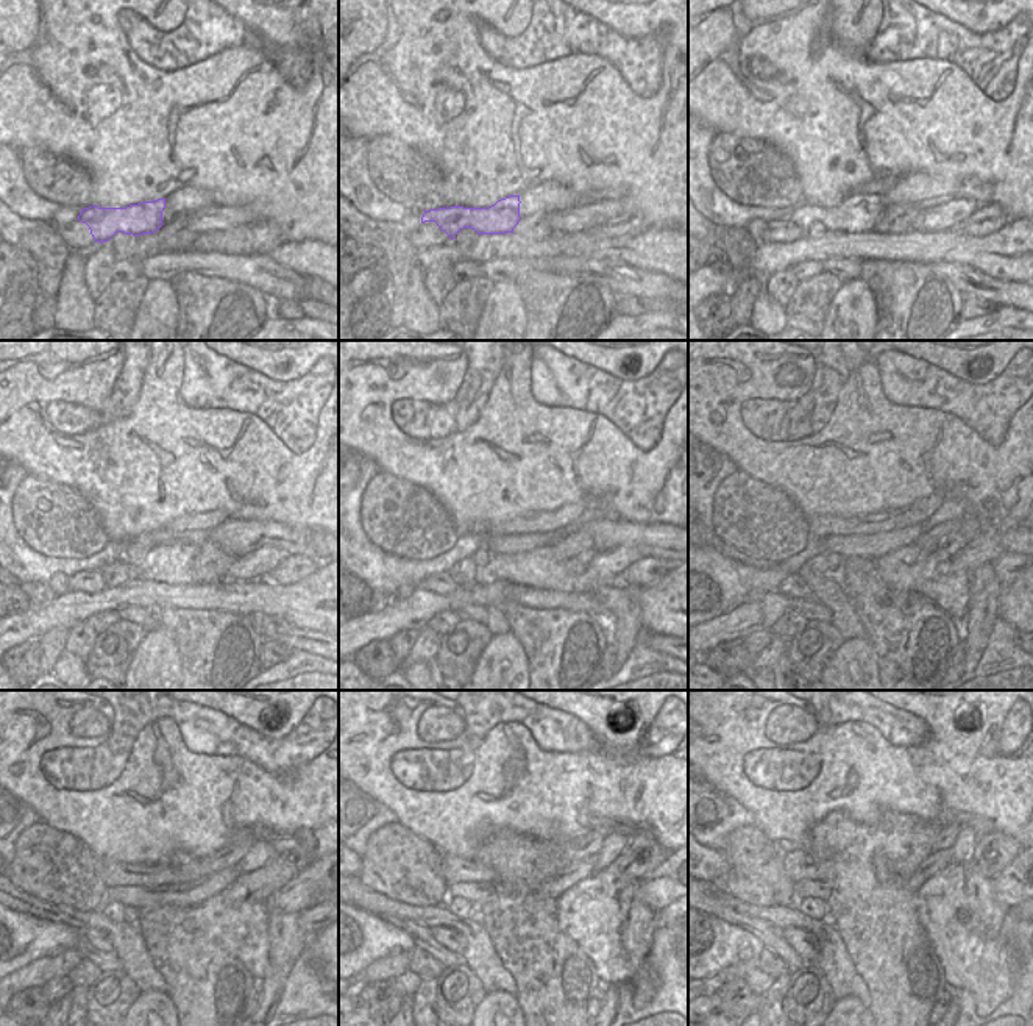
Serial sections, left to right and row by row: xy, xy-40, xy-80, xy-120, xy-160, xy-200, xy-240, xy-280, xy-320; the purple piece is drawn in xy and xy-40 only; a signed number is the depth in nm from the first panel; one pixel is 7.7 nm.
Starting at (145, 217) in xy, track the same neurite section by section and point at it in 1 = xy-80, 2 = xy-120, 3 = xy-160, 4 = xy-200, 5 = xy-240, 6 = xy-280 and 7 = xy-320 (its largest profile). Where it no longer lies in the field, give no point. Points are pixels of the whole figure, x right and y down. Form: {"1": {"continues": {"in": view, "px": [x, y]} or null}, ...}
{"1": {"continues": {"in": "xy-80", "px": [857, 213]}}, "2": {"continues": {"in": "xy-120", "px": [169, 564]}}, "3": {"continues": {"in": "xy-160", "px": [545, 567]}}, "4": {"continues": {"in": "xy-200", "px": [904, 569]}}, "5": {"continues": {"in": "xy-240", "px": [241, 928]}}, "6": {"continues": {"in": "xy-280", "px": [585, 912]}}, "7": {"continues": {"in": "xy-320", "px": [988, 968]}}}

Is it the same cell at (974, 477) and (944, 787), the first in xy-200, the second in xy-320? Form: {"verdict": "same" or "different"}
{"verdict": "same"}

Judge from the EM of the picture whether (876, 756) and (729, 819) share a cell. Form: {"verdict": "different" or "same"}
{"verdict": "different"}

